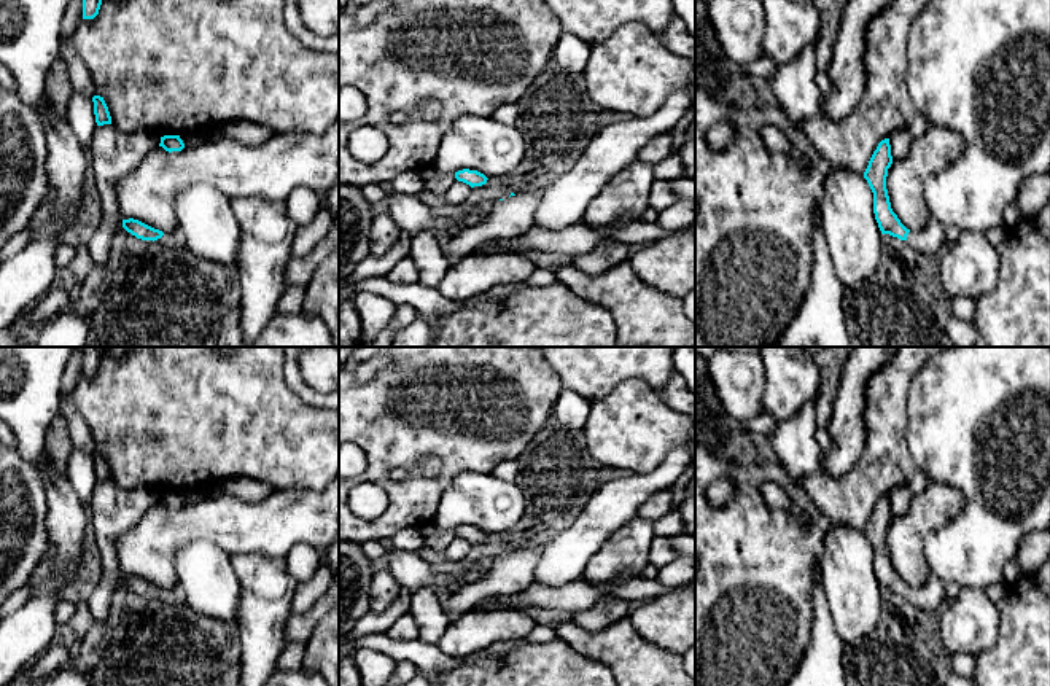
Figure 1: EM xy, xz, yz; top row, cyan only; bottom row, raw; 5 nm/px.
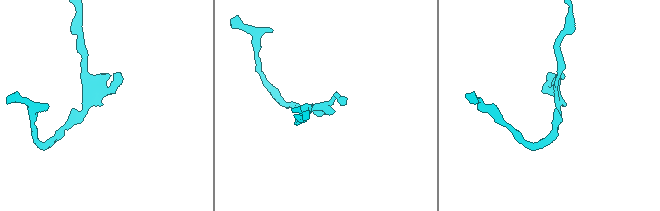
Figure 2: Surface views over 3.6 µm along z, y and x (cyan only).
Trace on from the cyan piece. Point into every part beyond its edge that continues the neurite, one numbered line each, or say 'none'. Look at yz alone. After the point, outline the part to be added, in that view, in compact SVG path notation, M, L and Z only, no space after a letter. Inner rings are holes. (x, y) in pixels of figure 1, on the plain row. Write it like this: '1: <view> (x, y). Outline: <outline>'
1: yz (928, 597). Outline: M931 575L923 586L910 587L905 598L920 610L932 613L945 600L943 589L945 583Z

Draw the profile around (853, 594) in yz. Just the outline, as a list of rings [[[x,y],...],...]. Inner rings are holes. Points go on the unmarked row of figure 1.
[[[830,524],[822,541],[819,575],[835,633],[843,645],[859,645],[875,630],[881,613],[873,549],[864,532]]]

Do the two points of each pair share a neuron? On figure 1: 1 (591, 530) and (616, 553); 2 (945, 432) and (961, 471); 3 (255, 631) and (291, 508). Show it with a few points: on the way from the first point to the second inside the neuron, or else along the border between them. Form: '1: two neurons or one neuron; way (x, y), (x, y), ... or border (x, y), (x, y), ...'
1: two neurons; border (633, 519), (606, 538), (583, 573)
2: one neuron; way (955, 441), (961, 448), (961, 462)
3: two neurons; border (241, 553), (264, 553), (283, 557)

